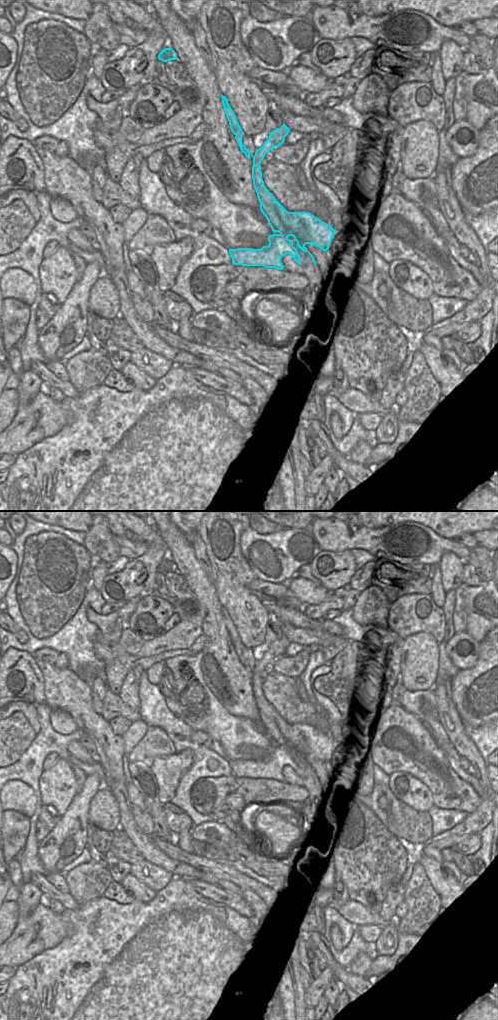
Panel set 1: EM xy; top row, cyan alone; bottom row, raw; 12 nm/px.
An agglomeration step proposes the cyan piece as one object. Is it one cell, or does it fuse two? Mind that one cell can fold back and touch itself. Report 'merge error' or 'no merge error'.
merge error

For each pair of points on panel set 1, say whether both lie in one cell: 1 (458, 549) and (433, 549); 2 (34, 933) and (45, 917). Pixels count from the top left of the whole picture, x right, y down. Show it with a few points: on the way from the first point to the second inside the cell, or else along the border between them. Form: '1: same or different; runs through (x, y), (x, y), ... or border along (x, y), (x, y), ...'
1: same; runs through (452, 547), (439, 547)
2: same; runs through (38, 929), (42, 925), (42, 921)

